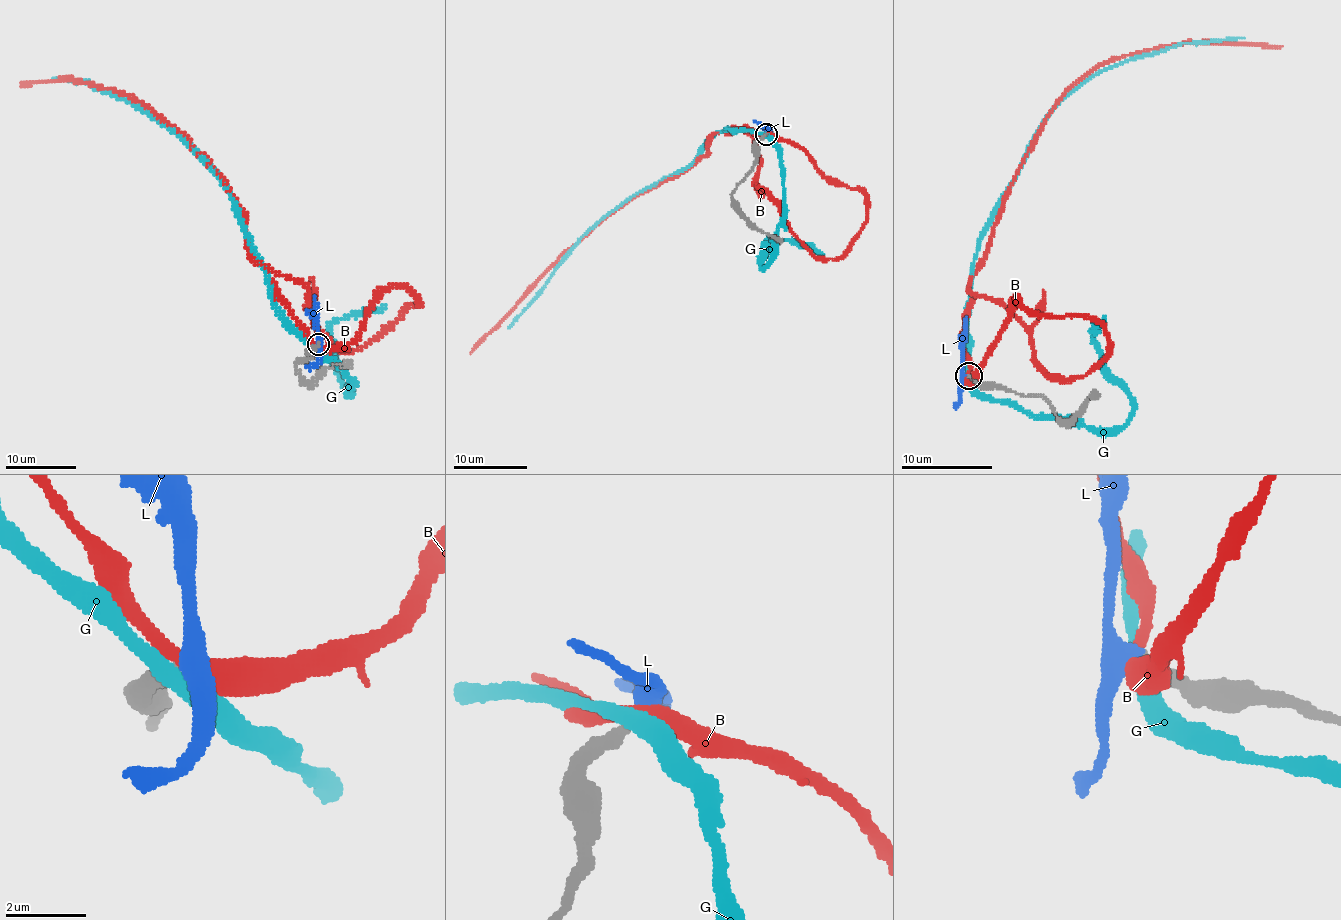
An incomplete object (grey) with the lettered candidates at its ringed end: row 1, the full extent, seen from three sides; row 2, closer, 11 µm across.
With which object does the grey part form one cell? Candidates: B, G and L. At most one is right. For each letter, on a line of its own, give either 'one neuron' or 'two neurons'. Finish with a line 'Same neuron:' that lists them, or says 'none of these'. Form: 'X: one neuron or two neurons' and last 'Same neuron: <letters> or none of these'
B: two neurons
G: two neurons
L: one neuron
Same neuron: L

